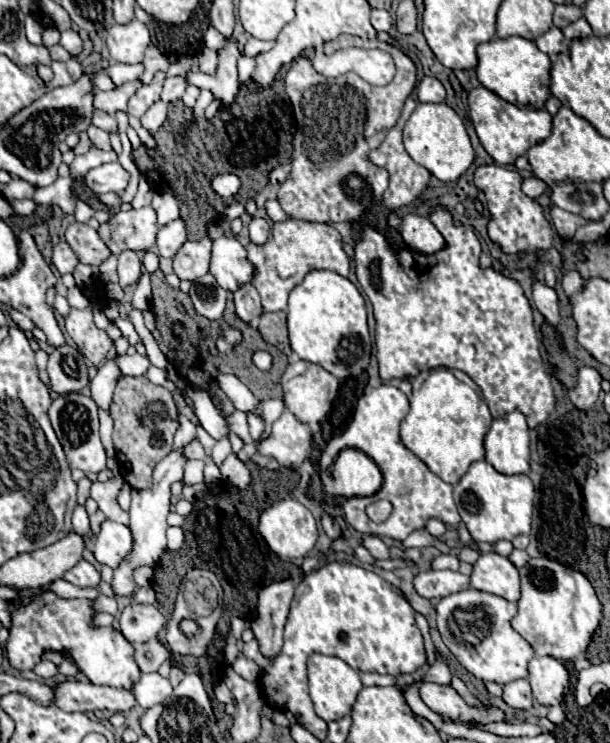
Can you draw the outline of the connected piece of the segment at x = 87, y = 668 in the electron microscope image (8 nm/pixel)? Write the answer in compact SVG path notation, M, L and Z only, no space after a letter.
M19 592L19 600L11 602L11 616L13 626L5 650L11 666L21 672L33 670L43 652L57 650L67 654L93 684L131 690L141 678L141 670L133 658L135 650L125 636L111 626L99 630L91 626L95 616L91 600L65 600L51 592Z

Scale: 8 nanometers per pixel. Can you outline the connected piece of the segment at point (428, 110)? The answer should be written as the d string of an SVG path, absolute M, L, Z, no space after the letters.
M445 102L417 104L415 112L411 114L411 118L403 128L403 144L407 154L417 164L427 168L433 176L437 176L443 182L455 182L473 164L473 158L475 158L463 120Z

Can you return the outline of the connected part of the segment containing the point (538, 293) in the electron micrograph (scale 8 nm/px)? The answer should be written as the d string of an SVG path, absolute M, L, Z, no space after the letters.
M535 280L533 284L533 300L537 310L543 314L545 322L557 330L559 326L559 306L557 306L557 294L553 288L545 286L545 282Z

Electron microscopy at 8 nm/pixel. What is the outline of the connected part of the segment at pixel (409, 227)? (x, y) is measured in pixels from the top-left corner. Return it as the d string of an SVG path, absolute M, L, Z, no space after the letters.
M421 216L403 218L401 238L411 250L421 254L433 254L445 246L445 238L441 236L441 232L431 224L431 220Z

